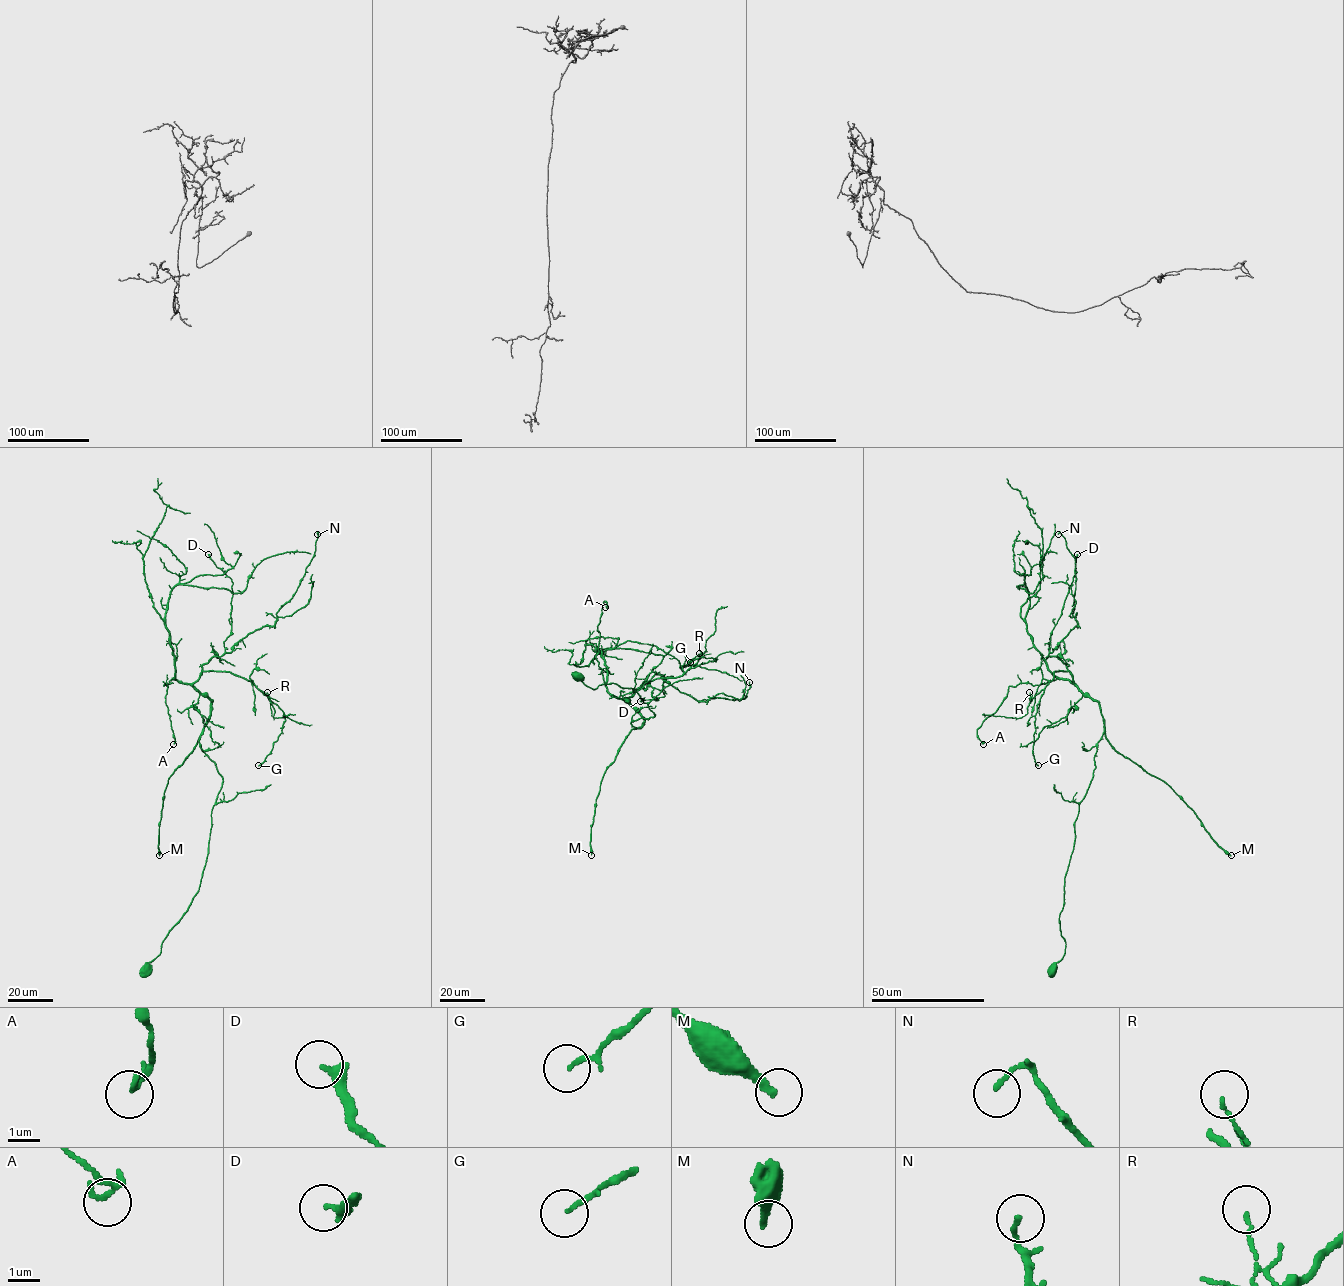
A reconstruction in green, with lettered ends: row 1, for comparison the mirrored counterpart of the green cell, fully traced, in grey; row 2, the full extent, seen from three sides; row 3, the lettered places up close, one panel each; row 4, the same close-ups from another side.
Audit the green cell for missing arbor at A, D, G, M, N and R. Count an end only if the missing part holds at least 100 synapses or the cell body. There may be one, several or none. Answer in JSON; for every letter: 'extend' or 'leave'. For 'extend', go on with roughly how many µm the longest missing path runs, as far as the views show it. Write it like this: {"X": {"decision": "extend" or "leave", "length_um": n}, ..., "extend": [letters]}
{"A": {"decision": "leave"}, "D": {"decision": "leave"}, "G": {"decision": "leave"}, "M": {"decision": "extend", "length_um": 500}, "N": {"decision": "leave"}, "R": {"decision": "leave"}, "extend": ["M"]}

